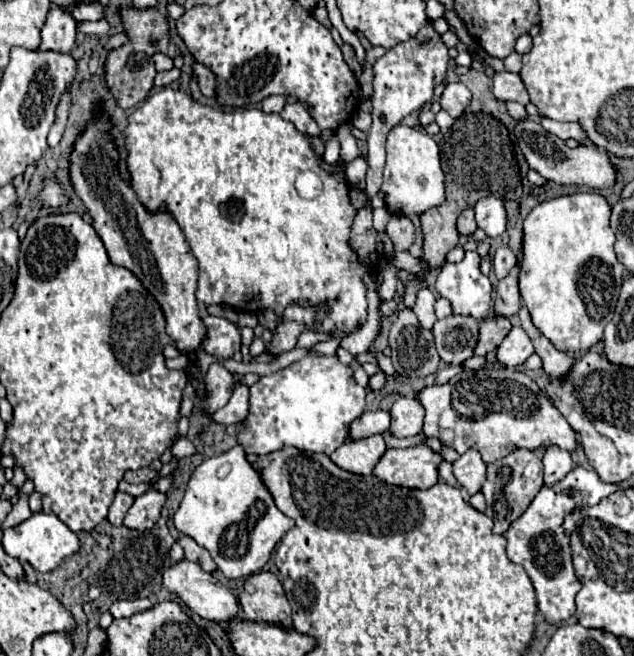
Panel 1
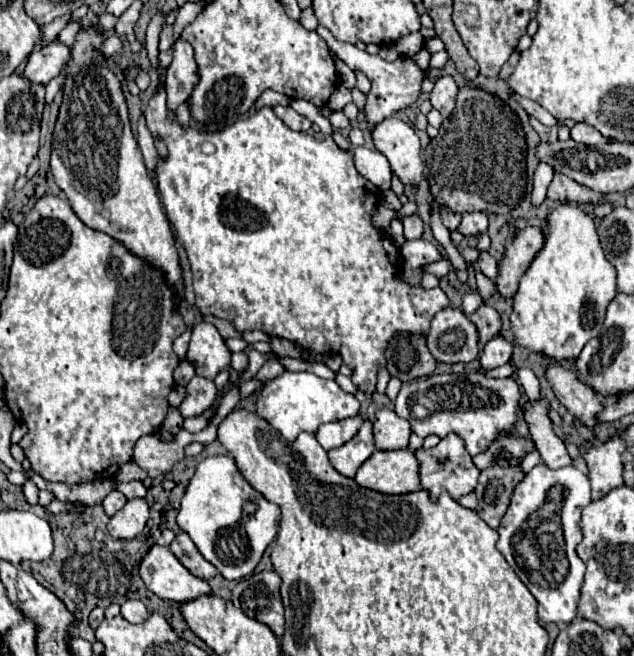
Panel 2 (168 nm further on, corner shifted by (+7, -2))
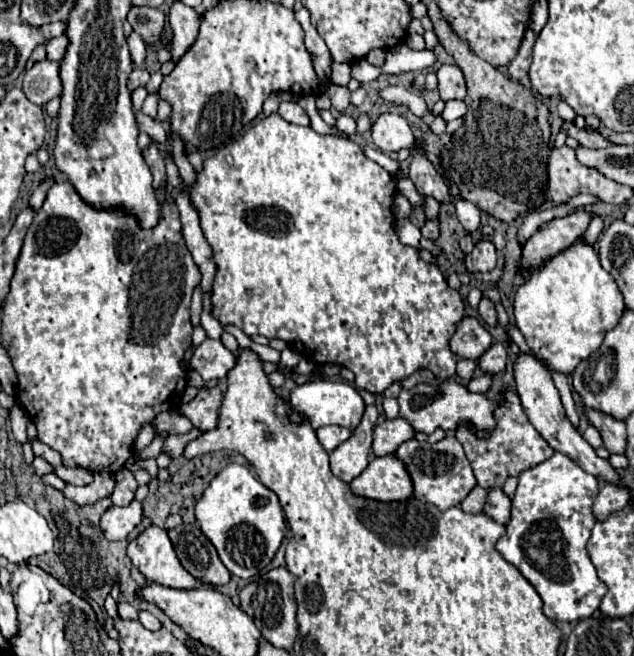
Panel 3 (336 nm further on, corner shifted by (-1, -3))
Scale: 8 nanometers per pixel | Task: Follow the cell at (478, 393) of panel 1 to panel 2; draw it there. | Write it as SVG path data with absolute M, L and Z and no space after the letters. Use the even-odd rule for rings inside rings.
M470 371L462 375L444 373L422 377L402 385L394 401L394 411L398 417L410 421L412 431L418 437L446 437L448 433L456 433L464 439L468 453L478 455L488 449L488 445L496 439L500 431L512 431L516 413L520 411L520 401L522 393L512 377L488 379L480 371Z

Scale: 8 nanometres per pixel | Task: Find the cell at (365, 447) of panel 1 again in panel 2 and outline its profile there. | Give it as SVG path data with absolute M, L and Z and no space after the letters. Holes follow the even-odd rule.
M364 417L364 425L356 433L356 437L346 441L342 447L328 451L328 461L340 475L352 479L356 475L358 467L372 455L374 449L376 447L374 447L374 439L372 439L372 421L368 417Z

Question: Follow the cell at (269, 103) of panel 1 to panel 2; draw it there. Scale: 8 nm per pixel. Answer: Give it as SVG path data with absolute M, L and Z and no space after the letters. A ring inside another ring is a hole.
M264 91L258 101L256 101L256 109L262 109L262 107L276 107L276 105L288 105L290 99L282 93L276 93L276 91Z

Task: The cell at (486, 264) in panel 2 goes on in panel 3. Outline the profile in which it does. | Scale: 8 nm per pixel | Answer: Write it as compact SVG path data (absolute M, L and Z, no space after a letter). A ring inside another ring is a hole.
M478 242L474 250L466 256L464 264L468 272L490 272L496 268L496 248L492 242Z

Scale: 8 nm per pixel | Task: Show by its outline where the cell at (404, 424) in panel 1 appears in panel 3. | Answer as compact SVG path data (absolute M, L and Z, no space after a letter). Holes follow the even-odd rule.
M394 418L394 420L384 420L374 428L374 442L372 442L372 452L374 456L386 456L394 454L400 444L408 442L414 438L414 428L408 420L404 418Z

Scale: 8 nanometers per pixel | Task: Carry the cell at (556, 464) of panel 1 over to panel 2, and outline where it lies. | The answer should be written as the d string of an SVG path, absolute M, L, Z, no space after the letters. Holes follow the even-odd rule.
M540 397L538 401L522 403L524 421L526 421L530 437L536 443L536 449L542 457L542 463L548 465L550 469L558 469L558 467L570 465L572 459L566 451L564 441L554 433L548 413L550 413L550 401L546 397Z

